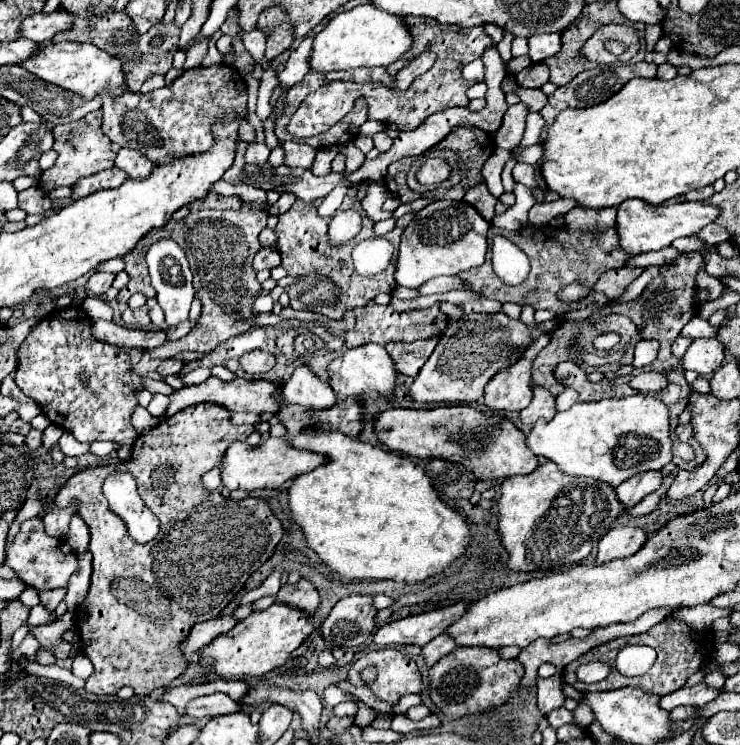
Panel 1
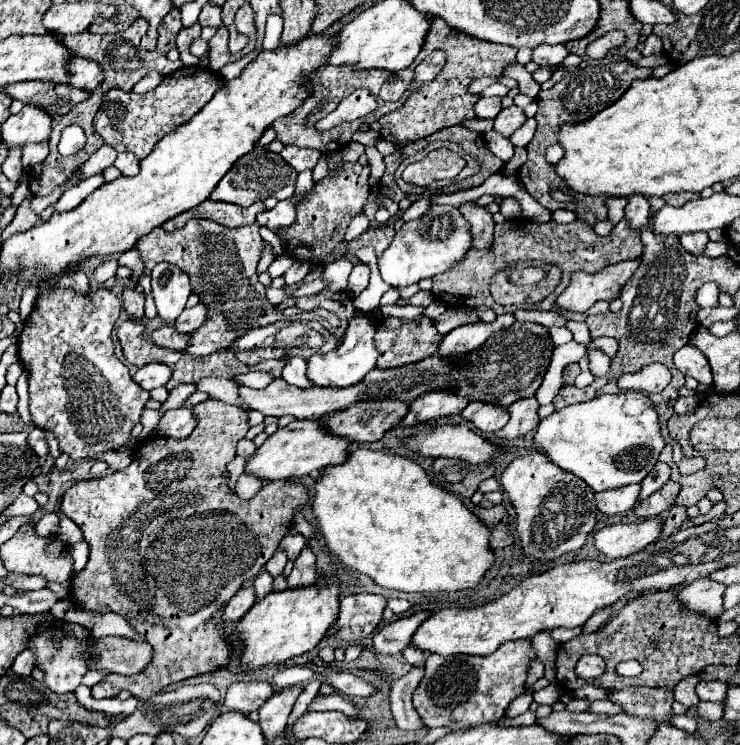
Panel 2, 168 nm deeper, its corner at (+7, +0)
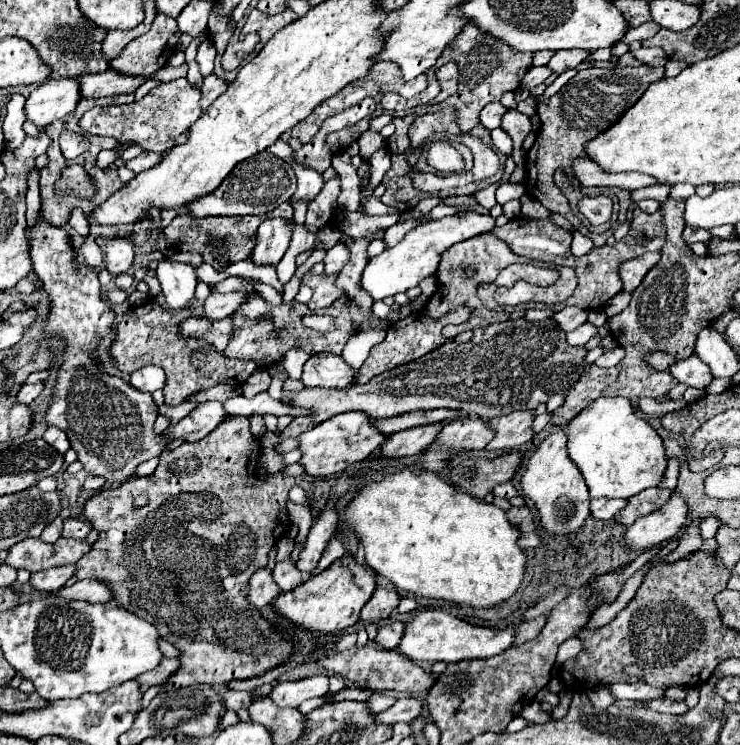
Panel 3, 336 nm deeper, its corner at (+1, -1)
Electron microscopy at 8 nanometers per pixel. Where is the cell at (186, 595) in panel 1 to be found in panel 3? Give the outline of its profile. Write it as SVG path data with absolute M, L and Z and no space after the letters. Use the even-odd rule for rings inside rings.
M230 415L226 417L212 433L208 433L204 439L196 441L196 443L182 443L178 449L174 451L166 451L160 455L160 465L156 467L156 471L150 477L130 477L128 481L124 481L120 487L116 489L102 489L98 493L94 493L86 503L84 503L84 517L90 521L90 525L98 531L98 543L94 543L92 551L86 553L76 565L76 579L94 579L100 581L104 585L108 585L112 589L112 599L116 605L120 605L122 609L134 613L140 619L146 619L148 623L152 623L158 629L158 637L166 639L168 643L172 643L176 649L180 649L180 667L176 673L172 673L168 677L168 681L162 685L164 691L176 691L180 687L190 687L190 685L224 685L230 683L232 679L250 679L256 677L280 663L288 663L288 655L296 649L296 645L288 639L284 639L282 635L278 635L272 625L262 619L262 615L258 613L258 609L254 609L248 601L246 601L246 585L248 579L254 571L262 569L268 565L268 553L270 549L280 541L280 537L284 537L286 527L290 525L288 519L288 491L294 485L300 485L306 495L310 499L314 499L314 485L312 481L308 481L304 475L300 477L284 477L284 475L274 475L270 477L264 485L260 485L260 481L256 479L256 465L261 452L261 444L258 439L250 433L250 417L242 417L242 415ZM142 493L148 493L148 505L144 507L134 507L134 499Z

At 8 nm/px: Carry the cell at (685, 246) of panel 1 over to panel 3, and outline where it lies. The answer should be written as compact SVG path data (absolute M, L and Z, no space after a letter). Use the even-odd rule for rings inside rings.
M686 227L686 229L684 229L682 237L684 237L684 241L686 241L686 243L698 243L698 241L706 243L706 241L710 241L710 239L712 239L710 231L706 231L706 229L690 229L690 227Z

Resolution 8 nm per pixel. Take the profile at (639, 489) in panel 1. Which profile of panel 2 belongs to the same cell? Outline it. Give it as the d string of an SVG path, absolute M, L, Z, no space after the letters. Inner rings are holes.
M630 484L630 486L624 486L620 490L598 492L594 496L594 500L596 500L596 506L600 512L612 516L612 514L622 514L622 512L634 508L638 494L640 494L640 484Z

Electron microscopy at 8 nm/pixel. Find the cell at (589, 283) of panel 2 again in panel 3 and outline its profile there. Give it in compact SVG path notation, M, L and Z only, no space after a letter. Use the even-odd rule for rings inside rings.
M646 253L642 257L630 259L624 265L620 265L620 279L624 283L626 293L632 293L642 283L642 277L658 263L658 257L660 253Z

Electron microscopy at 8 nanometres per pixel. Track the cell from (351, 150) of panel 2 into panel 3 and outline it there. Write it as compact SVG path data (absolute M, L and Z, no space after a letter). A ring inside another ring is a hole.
M364 131L358 139L358 145L360 145L360 157L364 159L370 159L382 145L382 135L380 133L374 133L374 131Z

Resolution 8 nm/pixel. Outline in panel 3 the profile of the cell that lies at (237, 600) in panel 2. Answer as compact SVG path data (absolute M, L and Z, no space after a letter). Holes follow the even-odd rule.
M258 569L248 583L248 603L254 605L256 609L266 607L276 595L280 593L280 587L276 585L276 581L272 579L272 571L270 569Z

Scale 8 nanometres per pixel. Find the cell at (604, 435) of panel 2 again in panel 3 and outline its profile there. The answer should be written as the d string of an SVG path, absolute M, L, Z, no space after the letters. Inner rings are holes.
M600 397L564 425L568 457L586 479L592 497L630 499L648 487L658 487L666 469L662 439L656 429L638 415L626 397Z

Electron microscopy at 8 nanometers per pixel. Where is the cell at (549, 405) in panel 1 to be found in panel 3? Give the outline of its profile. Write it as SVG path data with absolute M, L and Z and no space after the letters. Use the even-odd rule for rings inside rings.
M514 411L504 417L492 419L490 427L496 431L494 439L486 445L486 449L496 451L496 449L512 449L518 447L534 437L532 431L532 421L534 421L534 411Z

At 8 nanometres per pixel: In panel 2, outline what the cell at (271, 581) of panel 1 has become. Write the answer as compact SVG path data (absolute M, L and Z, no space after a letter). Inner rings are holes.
M278 548L278 552L266 562L266 570L272 574L272 576L278 576L278 574L282 574L282 570L284 570L284 566L286 566L286 562L288 562L288 556L286 556L286 552L282 550L282 548Z

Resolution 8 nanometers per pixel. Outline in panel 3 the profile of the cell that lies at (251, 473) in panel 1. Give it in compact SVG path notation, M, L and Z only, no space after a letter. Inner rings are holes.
M340 413L332 419L326 419L312 429L298 435L298 449L302 451L300 465L304 467L306 475L310 477L332 477L344 473L358 461L364 461L376 447L382 445L386 437L368 423L368 415L364 413Z

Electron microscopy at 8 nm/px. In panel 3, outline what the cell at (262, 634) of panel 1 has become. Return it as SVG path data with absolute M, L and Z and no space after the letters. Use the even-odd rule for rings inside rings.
M344 555L296 589L280 593L270 605L280 617L296 625L298 629L320 635L338 635L340 631L358 623L360 609L370 599L370 593L374 593L374 589L376 573L366 565L358 565L352 555Z

